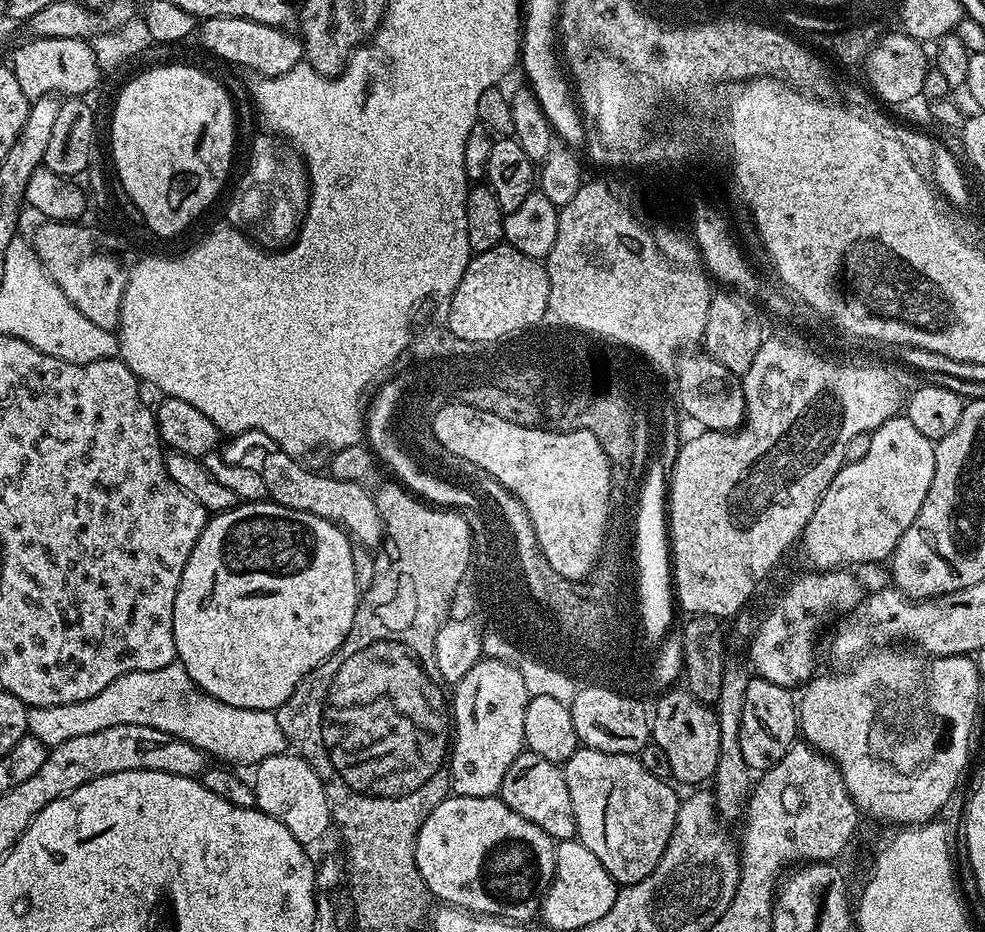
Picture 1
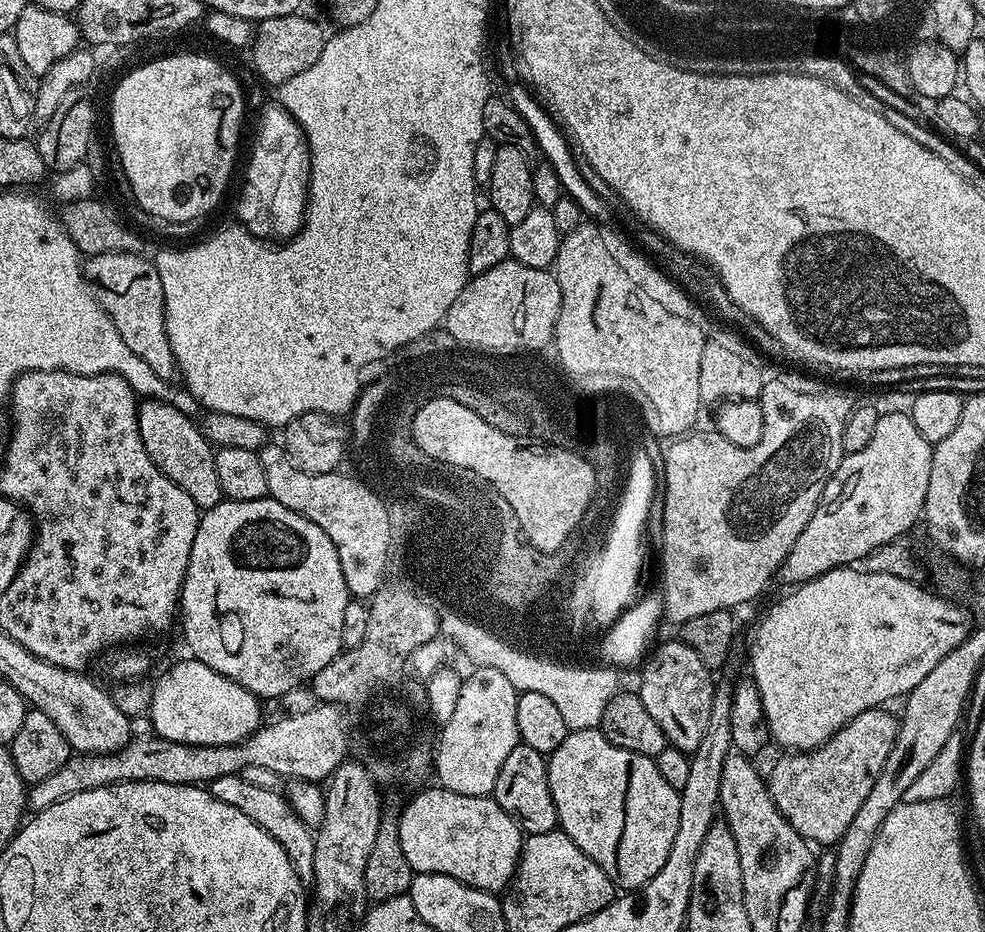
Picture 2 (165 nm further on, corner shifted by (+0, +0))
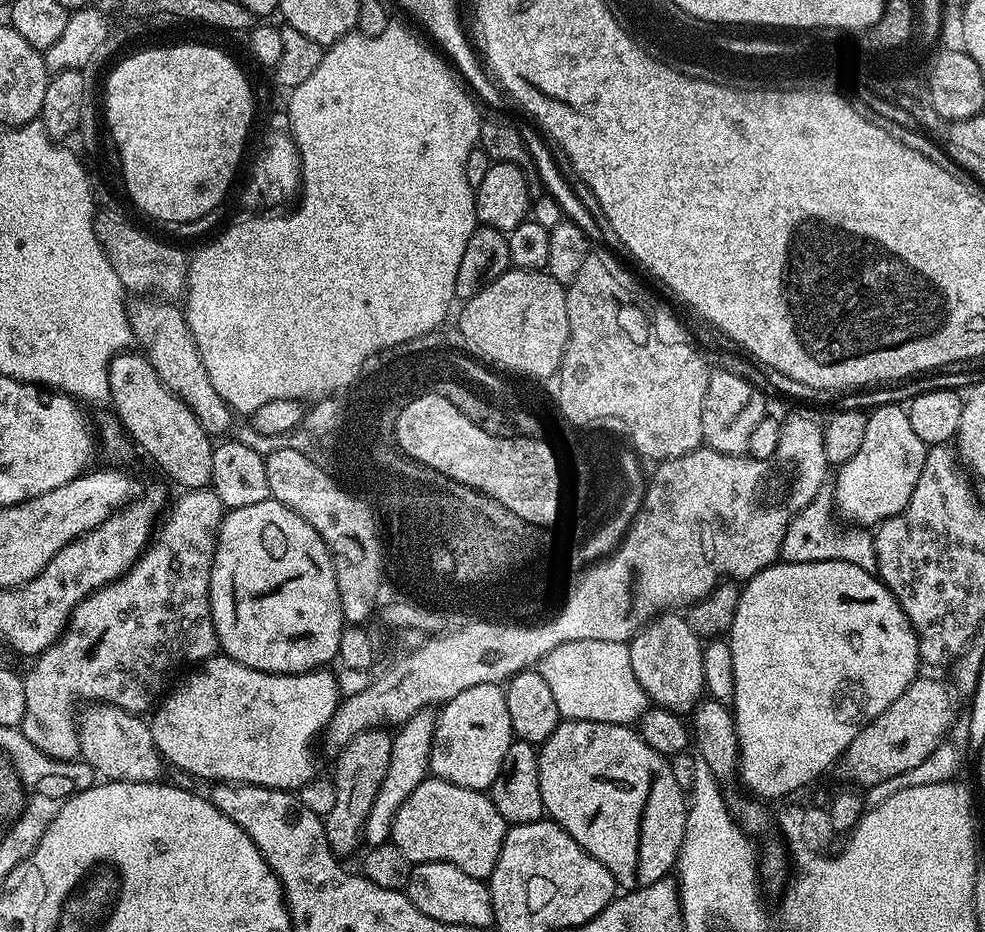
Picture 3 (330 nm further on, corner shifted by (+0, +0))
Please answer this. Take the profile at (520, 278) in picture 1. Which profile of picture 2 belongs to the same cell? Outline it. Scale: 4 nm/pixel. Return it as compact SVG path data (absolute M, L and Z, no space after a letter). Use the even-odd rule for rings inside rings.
M506 259L485 272L475 273L461 290L462 299L450 310L450 331L459 339L481 342L488 349L529 348L546 339L552 325L554 302L558 298L552 282L555 275L547 268L522 266Z

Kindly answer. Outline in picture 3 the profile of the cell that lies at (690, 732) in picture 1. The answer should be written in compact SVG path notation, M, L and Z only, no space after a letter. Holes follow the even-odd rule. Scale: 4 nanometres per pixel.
M668 610L649 620L632 637L628 644L628 653L630 666L634 666L634 678L638 678L638 686L642 686L655 707L688 714L705 695L702 678L704 644L701 637L690 630L683 615Z

